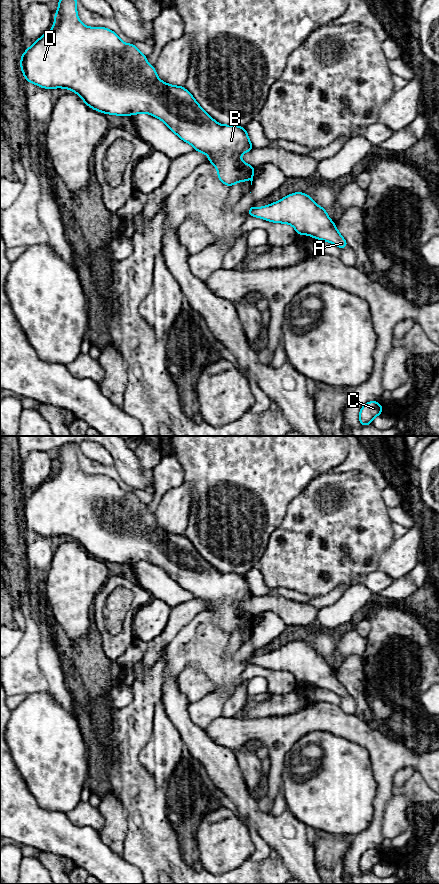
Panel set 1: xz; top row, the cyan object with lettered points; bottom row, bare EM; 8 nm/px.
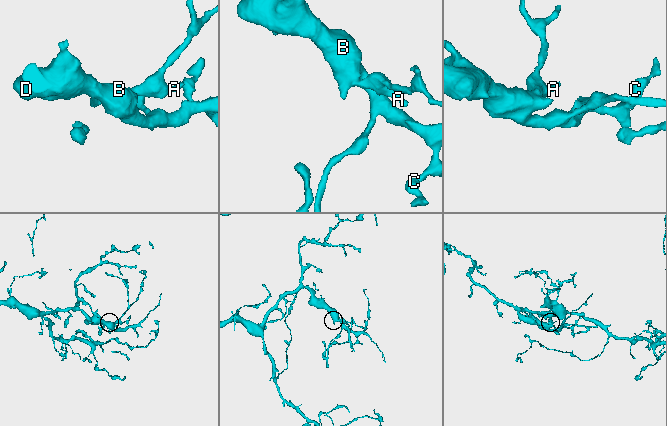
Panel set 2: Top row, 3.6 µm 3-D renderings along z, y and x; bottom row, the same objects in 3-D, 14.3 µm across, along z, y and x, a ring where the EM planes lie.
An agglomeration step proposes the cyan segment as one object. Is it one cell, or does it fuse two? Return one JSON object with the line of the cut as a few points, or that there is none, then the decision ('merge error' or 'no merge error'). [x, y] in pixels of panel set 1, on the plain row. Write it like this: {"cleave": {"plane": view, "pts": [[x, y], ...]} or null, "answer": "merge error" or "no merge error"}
{"cleave": null, "answer": "no merge error"}

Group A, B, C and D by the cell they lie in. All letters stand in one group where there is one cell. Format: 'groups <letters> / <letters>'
groups A B C D

